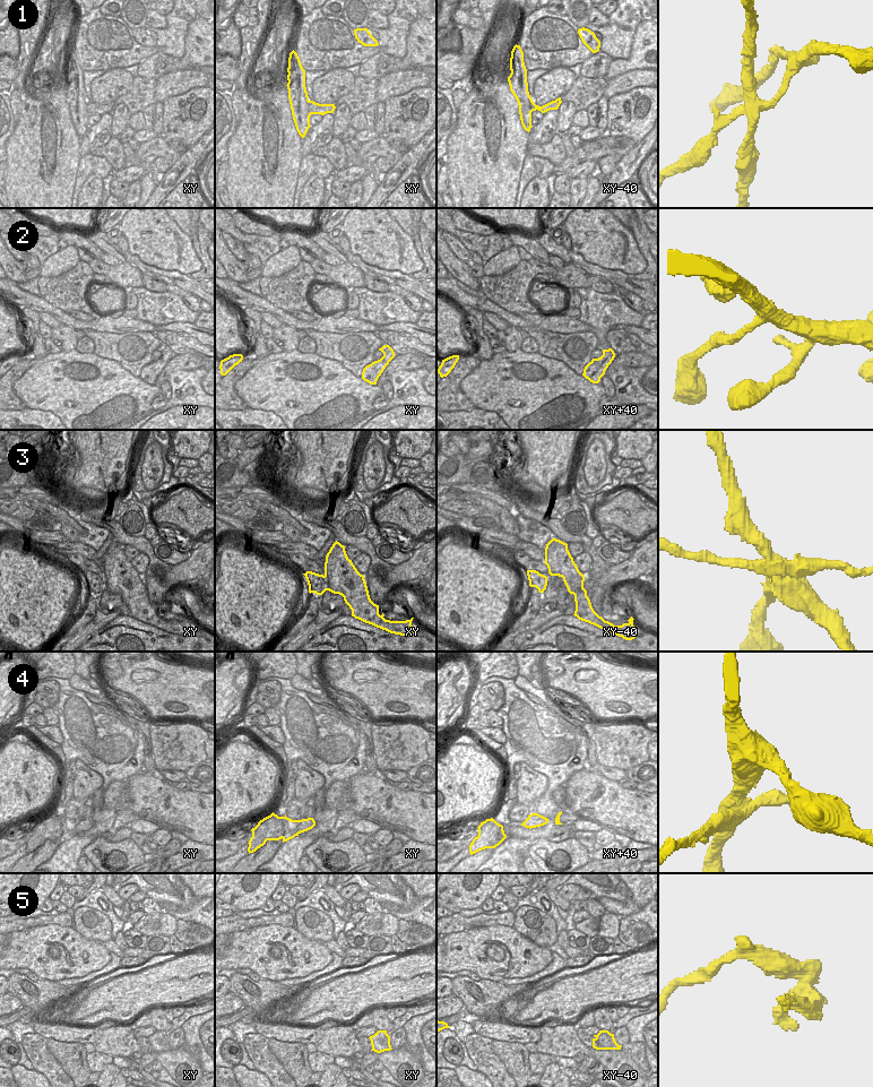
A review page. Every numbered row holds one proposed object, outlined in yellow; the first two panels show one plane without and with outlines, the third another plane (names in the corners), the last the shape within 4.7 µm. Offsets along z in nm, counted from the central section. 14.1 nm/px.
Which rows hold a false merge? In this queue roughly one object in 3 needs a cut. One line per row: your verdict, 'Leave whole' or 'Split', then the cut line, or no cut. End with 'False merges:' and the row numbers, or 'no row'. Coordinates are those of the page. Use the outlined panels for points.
1: Split. Split along xy (312, 101), (309, 105), (311, 113)
2: Leave whole. No split
3: Split. Split along xy (323, 576), (328, 583), (328, 589)
4: Split. Split along xy (301, 820), (297, 826), (297, 835)
5: Split. Split along xy (387, 1034), (383, 1038), (374, 1040), (371, 1043)
False merges: 1, 3, 4, 5.

